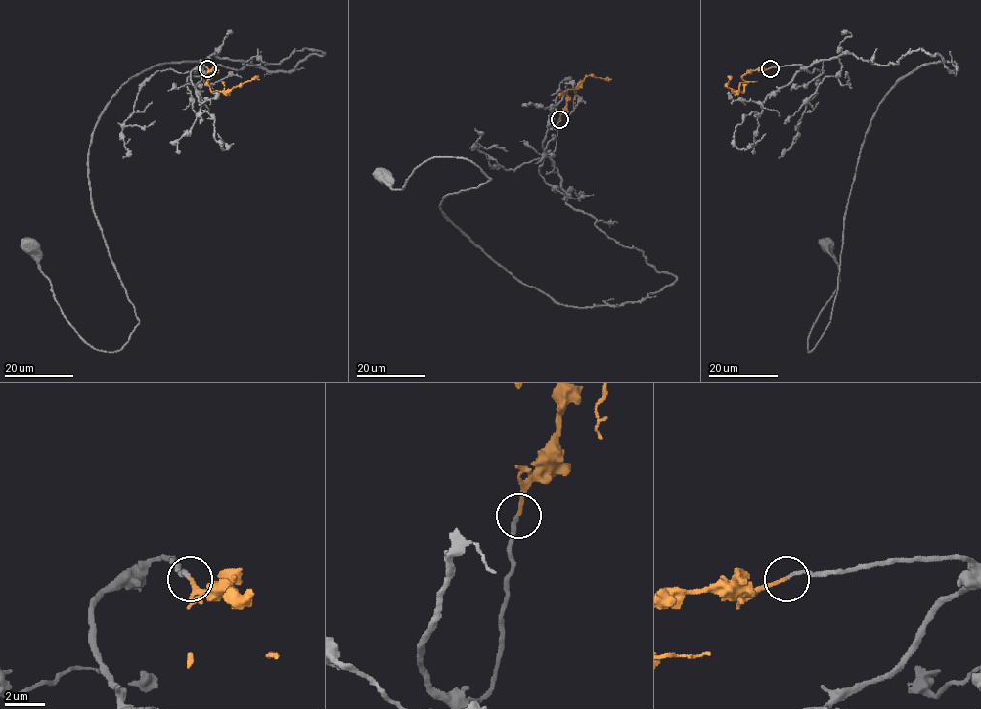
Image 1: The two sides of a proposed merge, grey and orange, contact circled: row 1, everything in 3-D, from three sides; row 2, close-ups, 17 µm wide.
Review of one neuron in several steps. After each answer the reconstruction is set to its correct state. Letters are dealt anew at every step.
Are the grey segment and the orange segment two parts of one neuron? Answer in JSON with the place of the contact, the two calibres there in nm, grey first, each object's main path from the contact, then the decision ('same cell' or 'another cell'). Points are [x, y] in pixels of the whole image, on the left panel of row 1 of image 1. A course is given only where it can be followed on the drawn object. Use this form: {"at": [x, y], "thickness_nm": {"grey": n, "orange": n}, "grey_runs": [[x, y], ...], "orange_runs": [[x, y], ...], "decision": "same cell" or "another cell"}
{"at": [207, 68], "thickness_nm": {"grey": 180, "orange": 180}, "grey_runs": [[207, 68], [324, 54], [166, 63], [108, 104], [88, 177], [140, 323], [119, 350], [82, 338], [30, 244]], "orange_runs": [[207, 68], [214, 70], [207, 81], [212, 92], [229, 91], [236, 86], [259, 79]], "decision": "same cell"}

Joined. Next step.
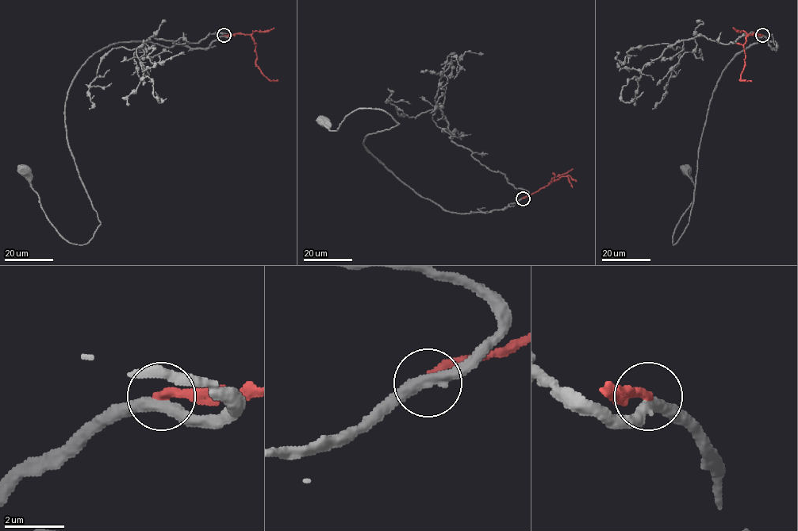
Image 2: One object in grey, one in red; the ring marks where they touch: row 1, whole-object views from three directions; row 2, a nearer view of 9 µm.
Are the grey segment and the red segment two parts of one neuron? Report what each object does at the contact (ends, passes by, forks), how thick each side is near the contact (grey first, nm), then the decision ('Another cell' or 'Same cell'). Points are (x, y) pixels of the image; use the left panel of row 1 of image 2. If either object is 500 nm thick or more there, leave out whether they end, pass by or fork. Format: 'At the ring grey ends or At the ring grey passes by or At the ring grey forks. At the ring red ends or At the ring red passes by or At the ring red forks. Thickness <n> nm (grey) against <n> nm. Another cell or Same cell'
At the ring grey passes by. At the ring red ends. Thickness 400 nm (grey) against 320 nm. Another cell

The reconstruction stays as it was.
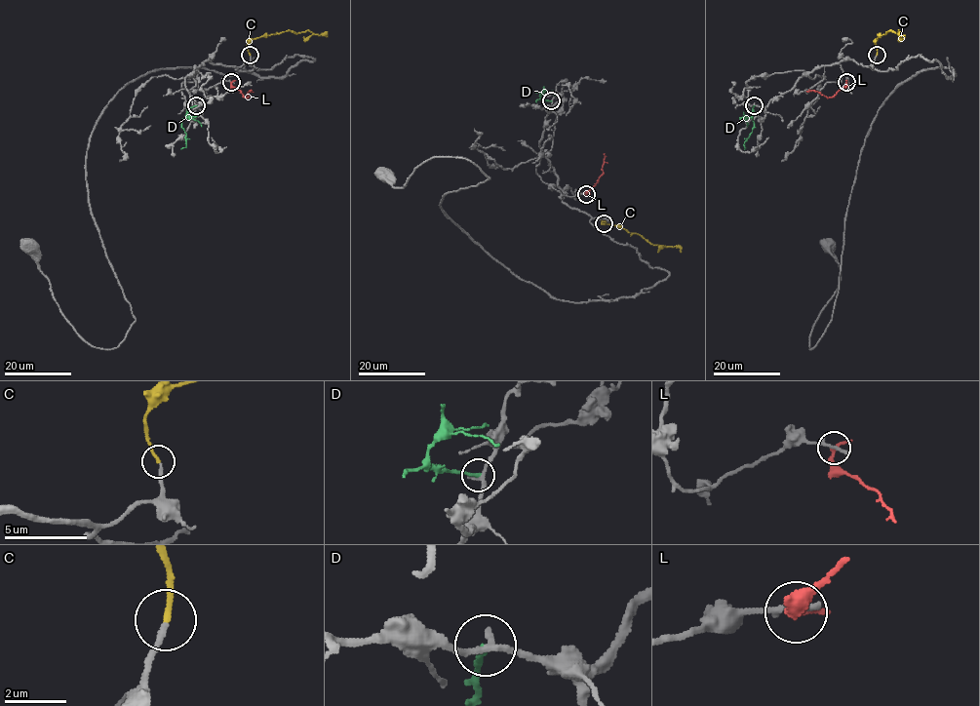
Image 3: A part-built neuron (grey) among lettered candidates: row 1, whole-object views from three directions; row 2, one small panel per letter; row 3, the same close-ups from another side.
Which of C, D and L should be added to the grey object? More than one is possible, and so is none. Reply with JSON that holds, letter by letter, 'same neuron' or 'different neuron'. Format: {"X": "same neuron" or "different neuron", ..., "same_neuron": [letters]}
{"C": "same neuron", "D": "different neuron", "L": "different neuron", "same_neuron": ["C"]}

